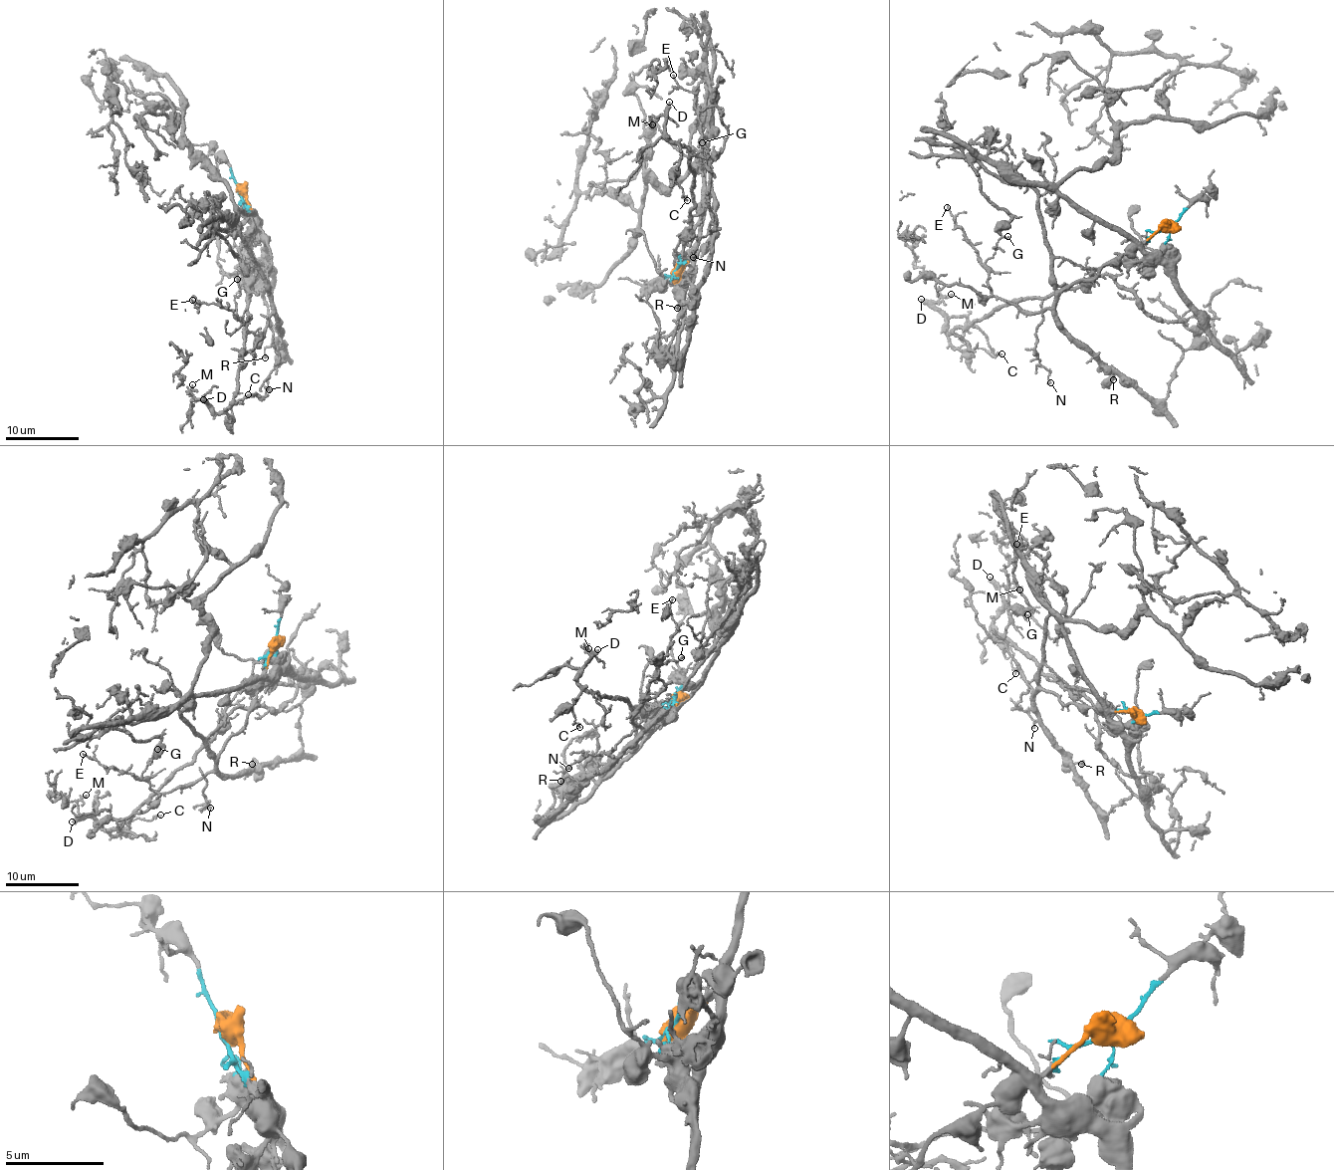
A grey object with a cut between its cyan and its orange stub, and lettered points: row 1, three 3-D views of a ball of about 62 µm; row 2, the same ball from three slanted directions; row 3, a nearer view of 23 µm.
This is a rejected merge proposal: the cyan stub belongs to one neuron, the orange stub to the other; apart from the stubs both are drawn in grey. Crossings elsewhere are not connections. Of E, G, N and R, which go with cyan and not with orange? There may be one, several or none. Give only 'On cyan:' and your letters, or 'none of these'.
On cyan: E, G, N, R

